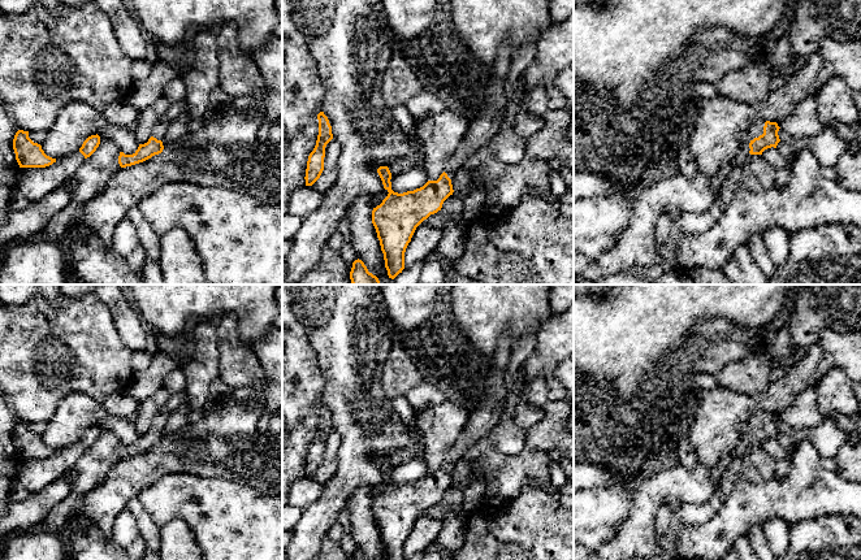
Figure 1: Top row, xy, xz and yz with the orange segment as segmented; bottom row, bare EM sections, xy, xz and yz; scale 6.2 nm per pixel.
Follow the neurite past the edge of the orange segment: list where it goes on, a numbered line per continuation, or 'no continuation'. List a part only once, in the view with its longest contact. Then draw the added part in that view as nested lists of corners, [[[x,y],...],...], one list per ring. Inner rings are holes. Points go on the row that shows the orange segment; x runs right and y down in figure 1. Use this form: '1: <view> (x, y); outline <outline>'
1: yz (757, 129); outline [[[765,120],[756,122],[748,131],[747,136],[743,140],[743,147],[739,149],[736,156],[732,159],[732,164],[739,166],[749,157],[749,143],[763,134]]]

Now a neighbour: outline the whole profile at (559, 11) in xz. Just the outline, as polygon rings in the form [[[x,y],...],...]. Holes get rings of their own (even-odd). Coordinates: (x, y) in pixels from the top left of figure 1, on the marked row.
[[[550,0],[549,14],[553,22],[562,22],[574,14],[574,0]]]

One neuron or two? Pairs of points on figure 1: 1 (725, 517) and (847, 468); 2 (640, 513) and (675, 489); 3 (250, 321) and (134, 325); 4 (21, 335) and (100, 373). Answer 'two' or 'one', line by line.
1: two
2: one
3: two
4: one

